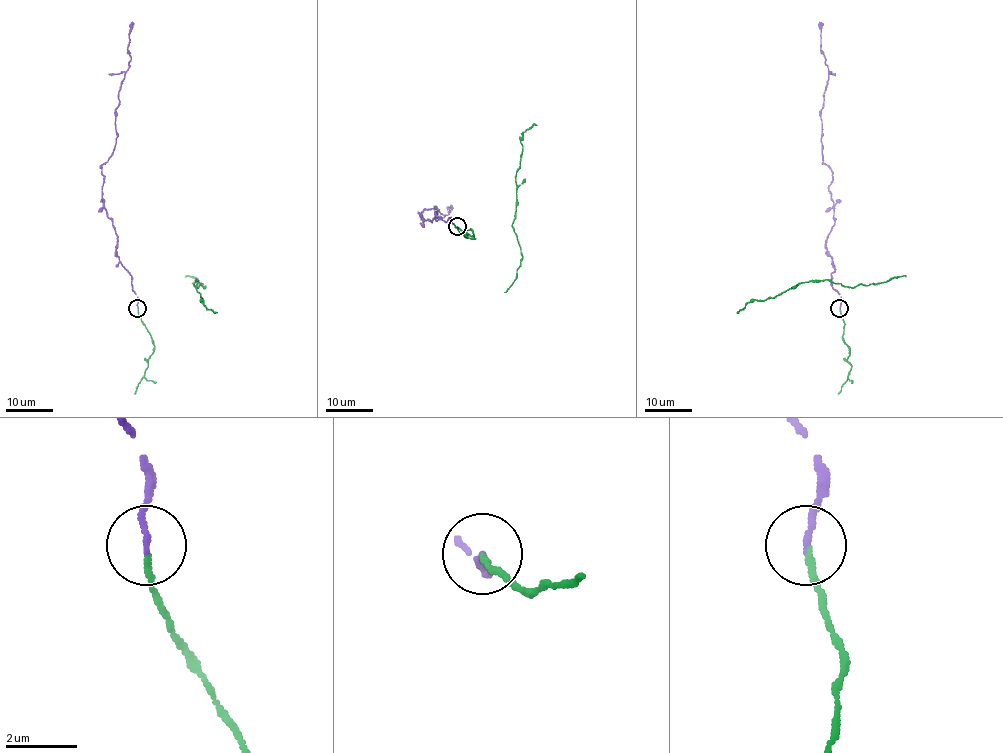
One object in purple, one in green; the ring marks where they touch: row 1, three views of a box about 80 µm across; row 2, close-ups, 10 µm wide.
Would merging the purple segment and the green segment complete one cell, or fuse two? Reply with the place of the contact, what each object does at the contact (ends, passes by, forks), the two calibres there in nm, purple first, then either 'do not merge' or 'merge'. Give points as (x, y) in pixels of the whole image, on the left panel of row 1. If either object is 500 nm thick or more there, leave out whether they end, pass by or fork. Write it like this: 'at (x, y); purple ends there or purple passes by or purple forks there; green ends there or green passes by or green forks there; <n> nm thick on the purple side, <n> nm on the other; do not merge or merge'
at (137, 308); purple ends there; green ends there; 160 nm thick on the purple side, 150 nm on the other; merge

